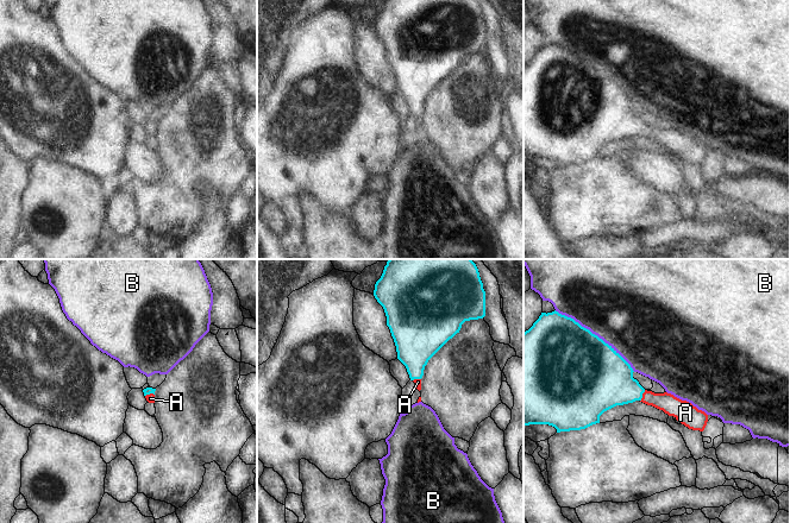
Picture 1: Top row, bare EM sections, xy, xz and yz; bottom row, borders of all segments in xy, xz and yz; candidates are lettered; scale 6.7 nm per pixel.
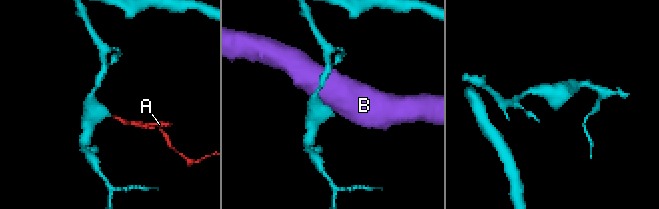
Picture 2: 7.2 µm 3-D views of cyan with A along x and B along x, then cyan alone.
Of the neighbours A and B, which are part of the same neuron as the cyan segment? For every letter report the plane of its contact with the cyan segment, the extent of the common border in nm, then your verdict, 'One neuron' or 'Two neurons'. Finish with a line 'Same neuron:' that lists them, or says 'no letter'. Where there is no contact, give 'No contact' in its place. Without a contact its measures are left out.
A: Touches cyan in yz. Shared border 90 nm. One neuron
B: Touches cyan in yz. Shared border 700 nm. Two neurons
Same neuron: A

